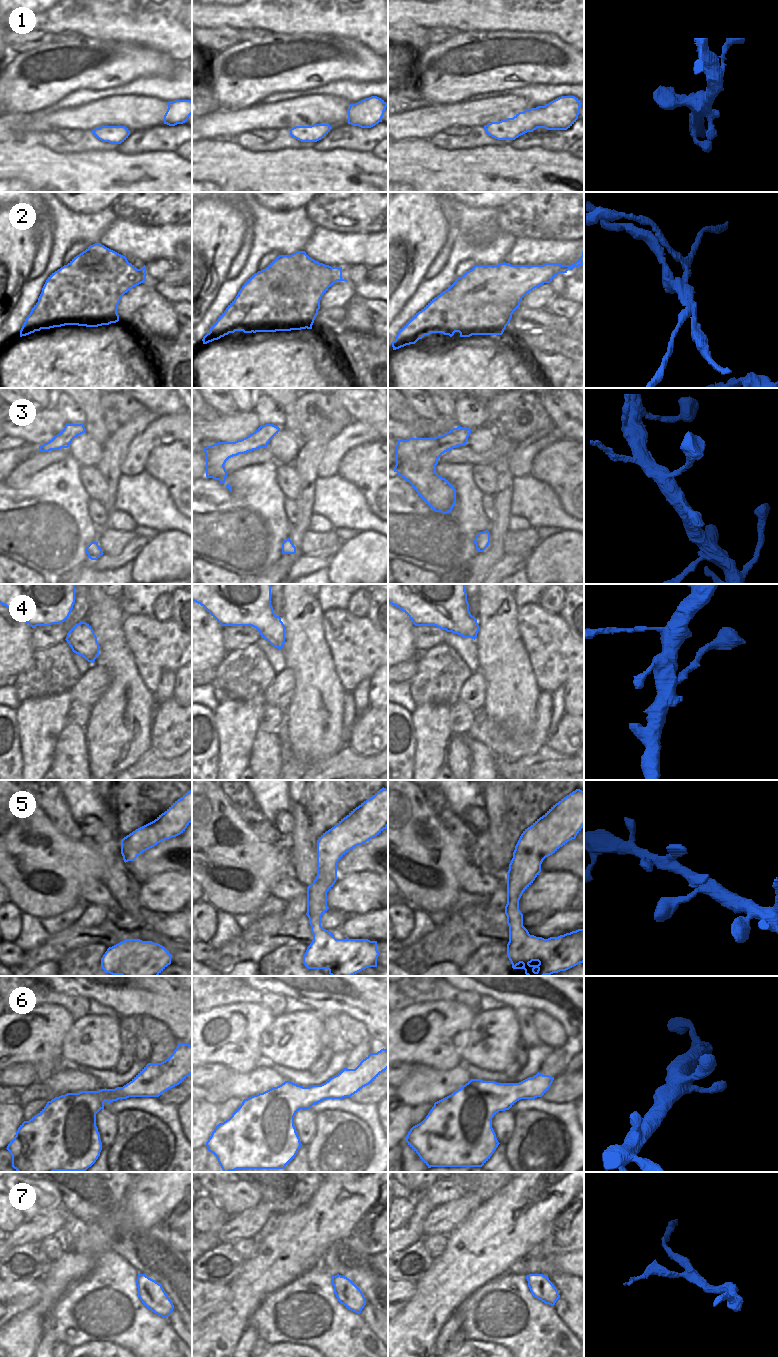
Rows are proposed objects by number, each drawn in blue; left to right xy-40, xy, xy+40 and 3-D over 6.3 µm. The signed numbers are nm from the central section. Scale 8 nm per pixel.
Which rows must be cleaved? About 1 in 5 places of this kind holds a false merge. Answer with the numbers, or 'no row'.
2

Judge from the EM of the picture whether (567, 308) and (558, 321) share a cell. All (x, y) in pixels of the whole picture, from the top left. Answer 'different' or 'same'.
different

